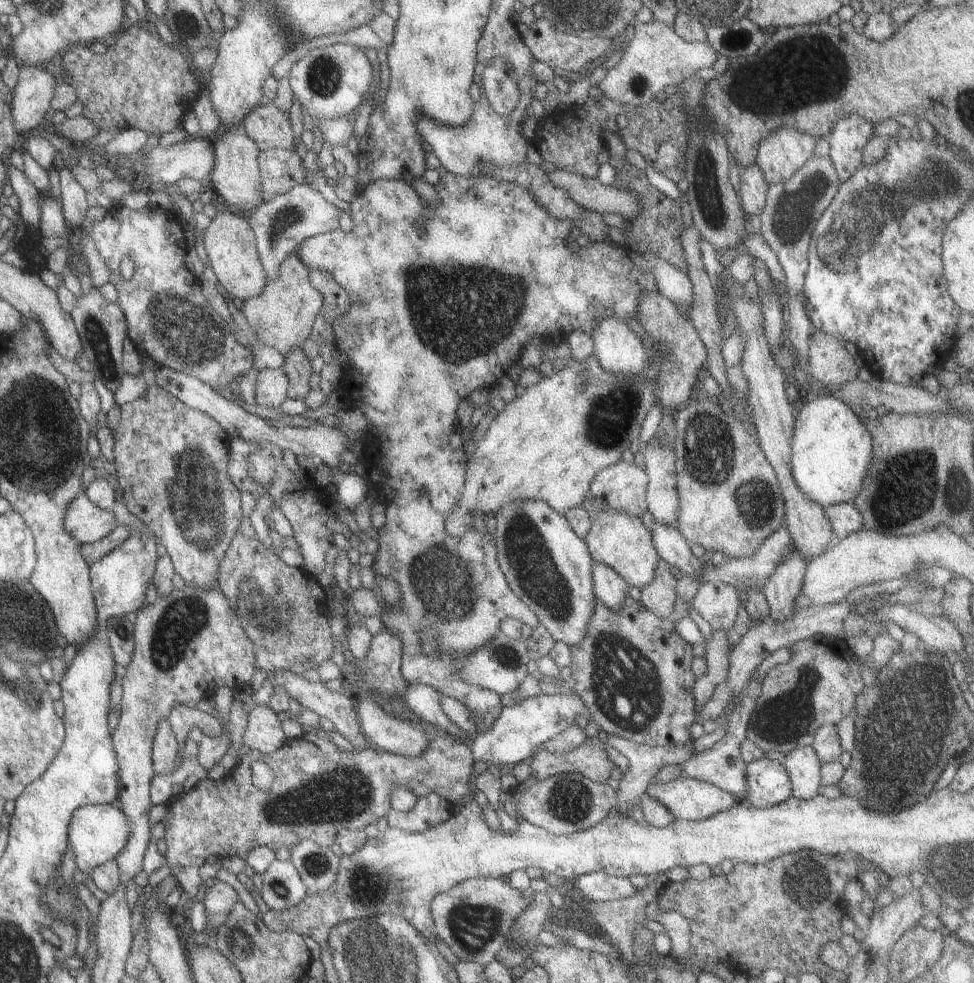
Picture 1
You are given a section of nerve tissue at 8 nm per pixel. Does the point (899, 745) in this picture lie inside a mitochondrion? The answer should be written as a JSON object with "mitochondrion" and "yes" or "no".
{"mitochondrion":"yes"}

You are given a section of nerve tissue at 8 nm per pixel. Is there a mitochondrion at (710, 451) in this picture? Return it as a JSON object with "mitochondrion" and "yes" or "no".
{"mitochondrion":"yes"}

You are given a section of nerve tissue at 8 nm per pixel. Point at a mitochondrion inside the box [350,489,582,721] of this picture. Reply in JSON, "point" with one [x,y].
{"point":[443,582]}

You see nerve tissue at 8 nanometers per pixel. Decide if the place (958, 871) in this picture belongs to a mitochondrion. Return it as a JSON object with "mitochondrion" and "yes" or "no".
{"mitochondrion":"yes"}

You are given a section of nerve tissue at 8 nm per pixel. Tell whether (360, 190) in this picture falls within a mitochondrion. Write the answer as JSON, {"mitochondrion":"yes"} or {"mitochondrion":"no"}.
{"mitochondrion":"no"}

